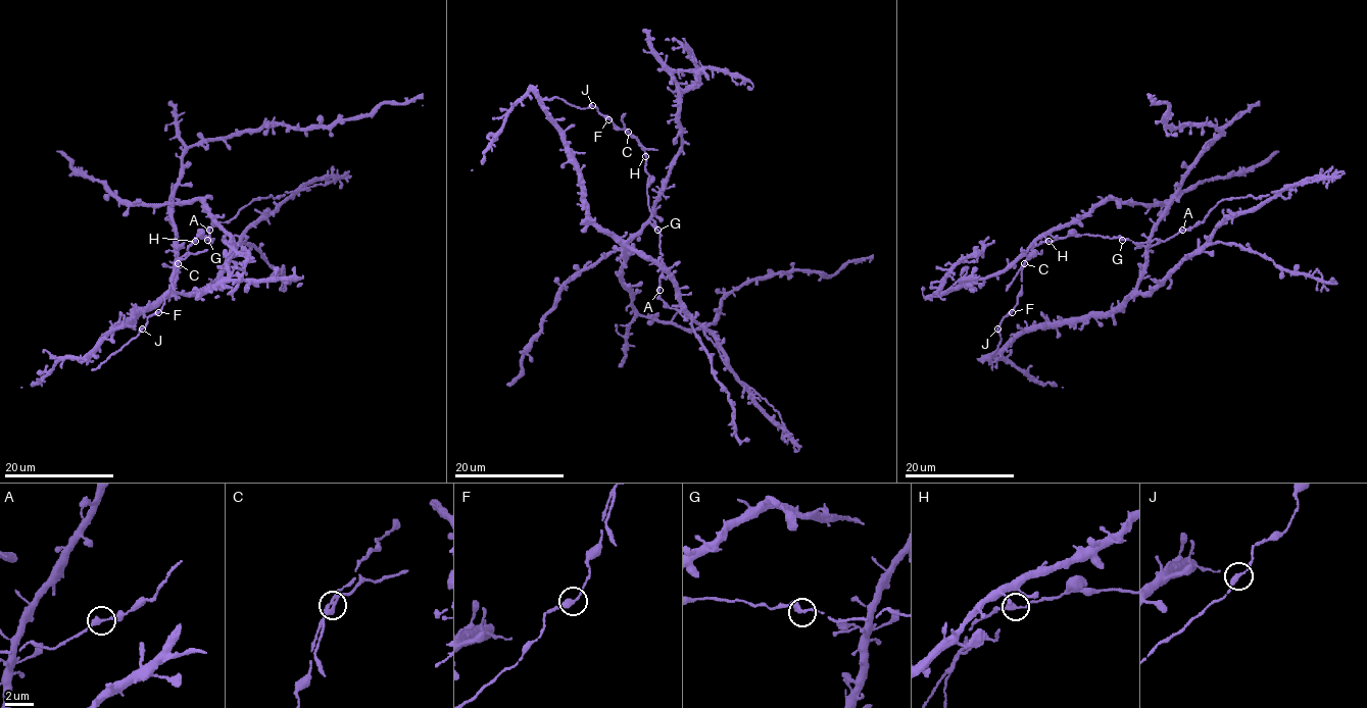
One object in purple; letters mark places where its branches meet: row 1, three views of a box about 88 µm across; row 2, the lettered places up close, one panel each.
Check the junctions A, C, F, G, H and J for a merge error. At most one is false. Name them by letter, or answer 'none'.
C

